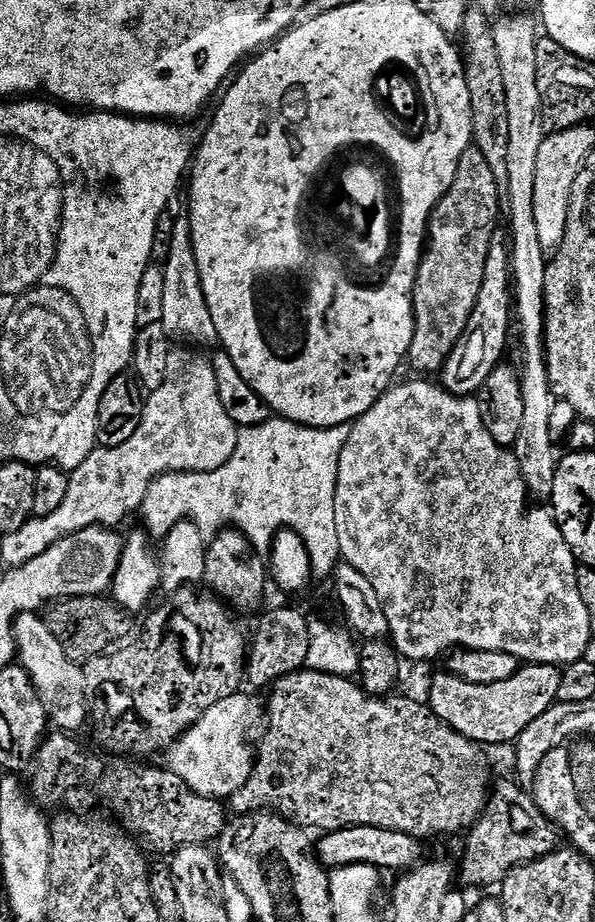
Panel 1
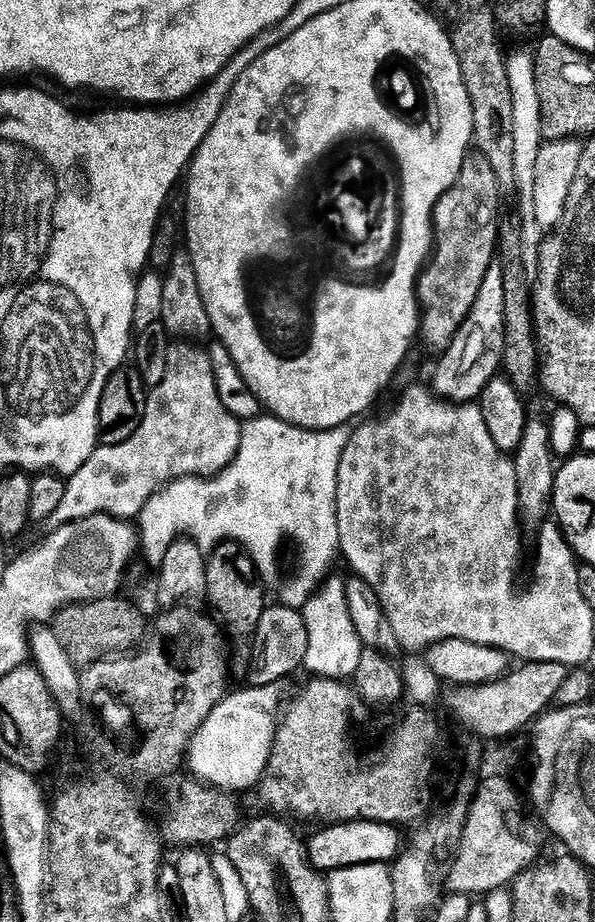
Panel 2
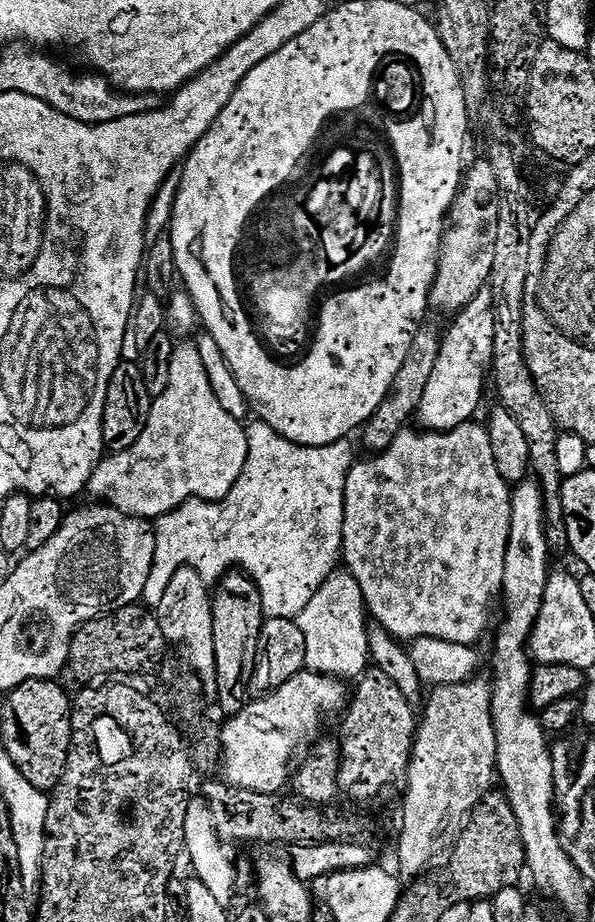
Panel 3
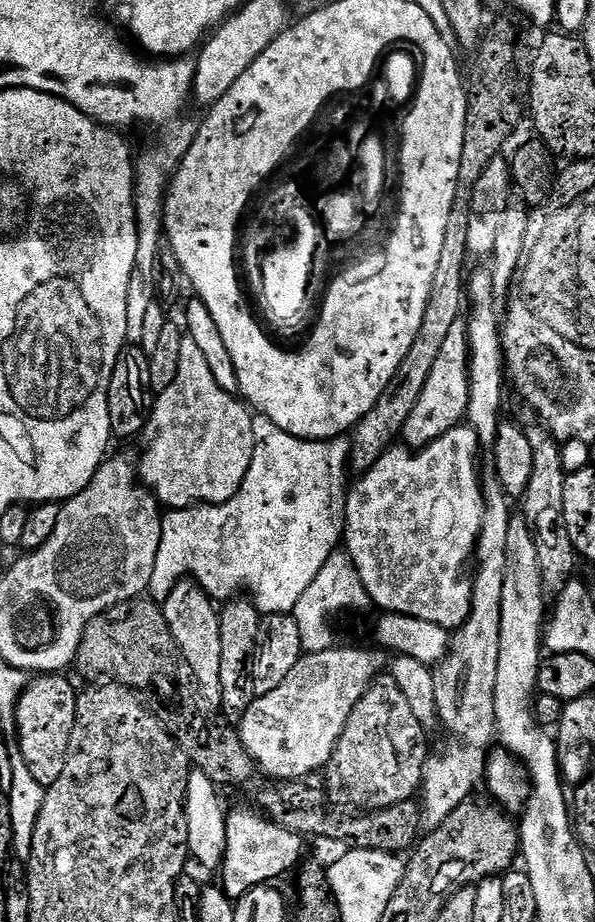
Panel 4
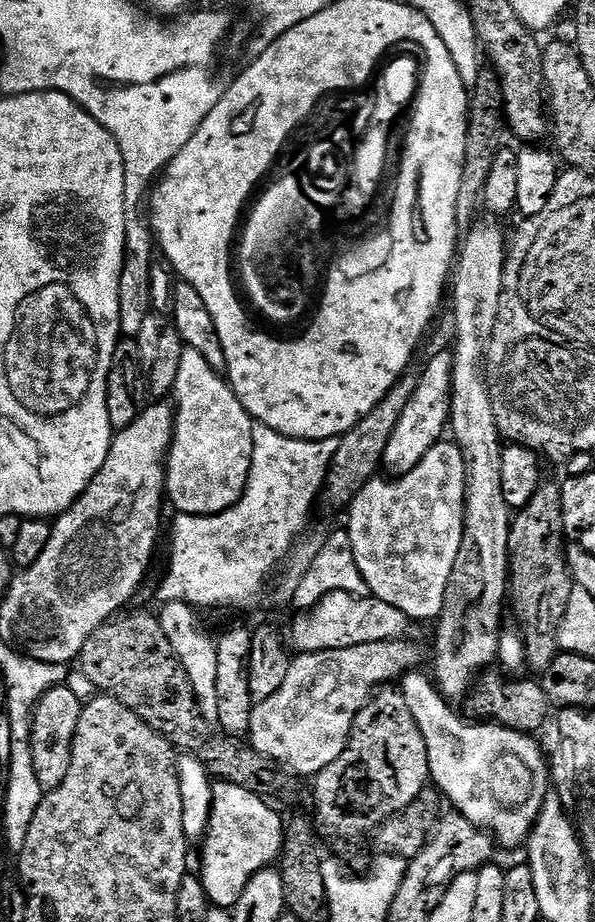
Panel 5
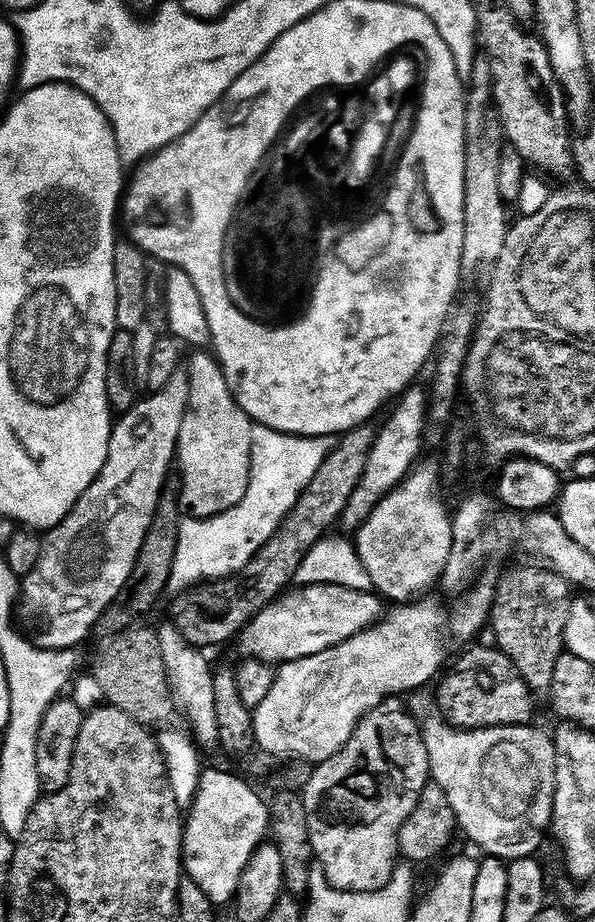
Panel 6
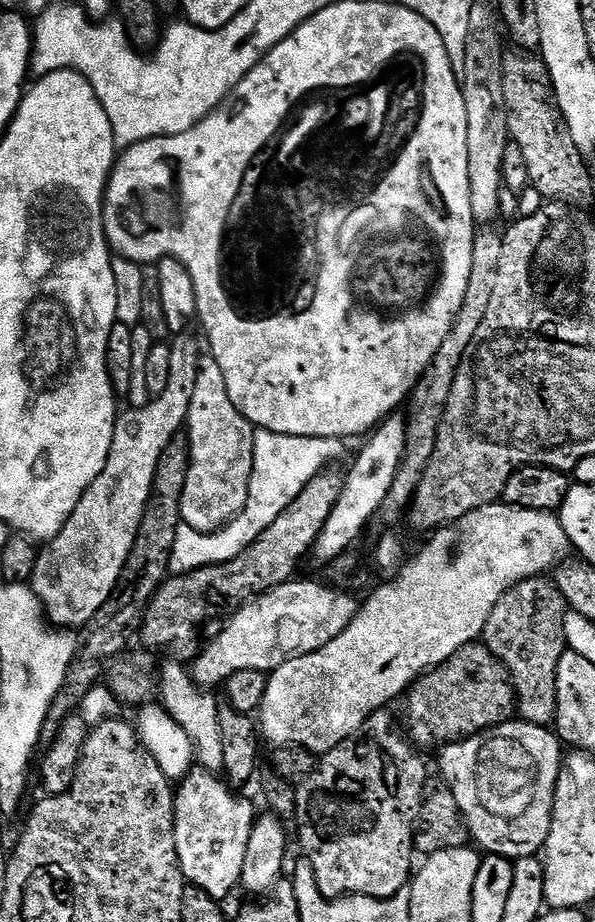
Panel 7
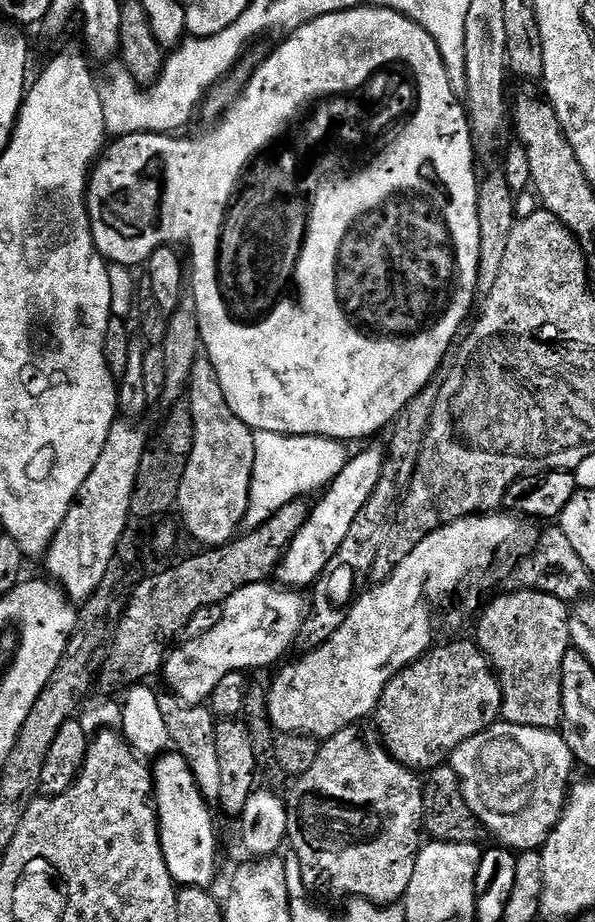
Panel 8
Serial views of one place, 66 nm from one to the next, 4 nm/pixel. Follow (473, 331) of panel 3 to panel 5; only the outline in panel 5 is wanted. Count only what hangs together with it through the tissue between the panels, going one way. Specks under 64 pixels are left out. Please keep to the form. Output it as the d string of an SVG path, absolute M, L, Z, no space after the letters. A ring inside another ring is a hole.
M451 351L433 356L427 361L429 364L425 366L424 372L419 373L418 386L406 404L406 410L402 410L402 418L398 420L398 426L394 426L394 434L390 434L390 442L386 446L383 467L389 468L393 477L404 476L414 470L414 466L426 458L428 451L445 439L452 415L453 359Z

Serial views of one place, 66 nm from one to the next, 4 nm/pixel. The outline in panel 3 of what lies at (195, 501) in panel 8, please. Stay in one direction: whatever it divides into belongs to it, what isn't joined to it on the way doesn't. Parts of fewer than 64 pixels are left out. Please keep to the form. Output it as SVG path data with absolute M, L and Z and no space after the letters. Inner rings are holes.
M180 342L173 347L166 388L157 393L149 403L140 437L129 448L117 453L117 456L105 455L91 469L87 491L92 491L97 501L107 502L127 516L138 516L149 522L172 512L186 500L222 500L236 485L248 457L248 433L245 425L227 413L218 402L210 384L210 374L206 372L195 343Z

